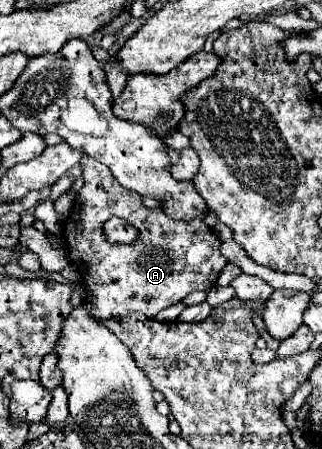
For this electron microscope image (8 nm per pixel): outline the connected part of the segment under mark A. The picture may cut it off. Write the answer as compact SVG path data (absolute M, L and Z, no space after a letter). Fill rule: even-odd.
M82 157L82 177L84 187L78 191L78 197L72 205L68 219L64 221L64 239L70 263L80 273L80 281L86 289L86 307L94 319L110 319L122 313L138 311L146 317L154 317L158 311L182 301L192 291L208 291L216 285L218 273L228 263L220 253L220 241L216 233L204 221L172 221L164 215L162 209L148 209L142 205L142 197L138 193L130 193L130 189L122 189L114 177L110 177L110 169L92 157ZM122 217L128 225L138 229L138 241L130 245L114 245L104 237L102 225L112 219Z

